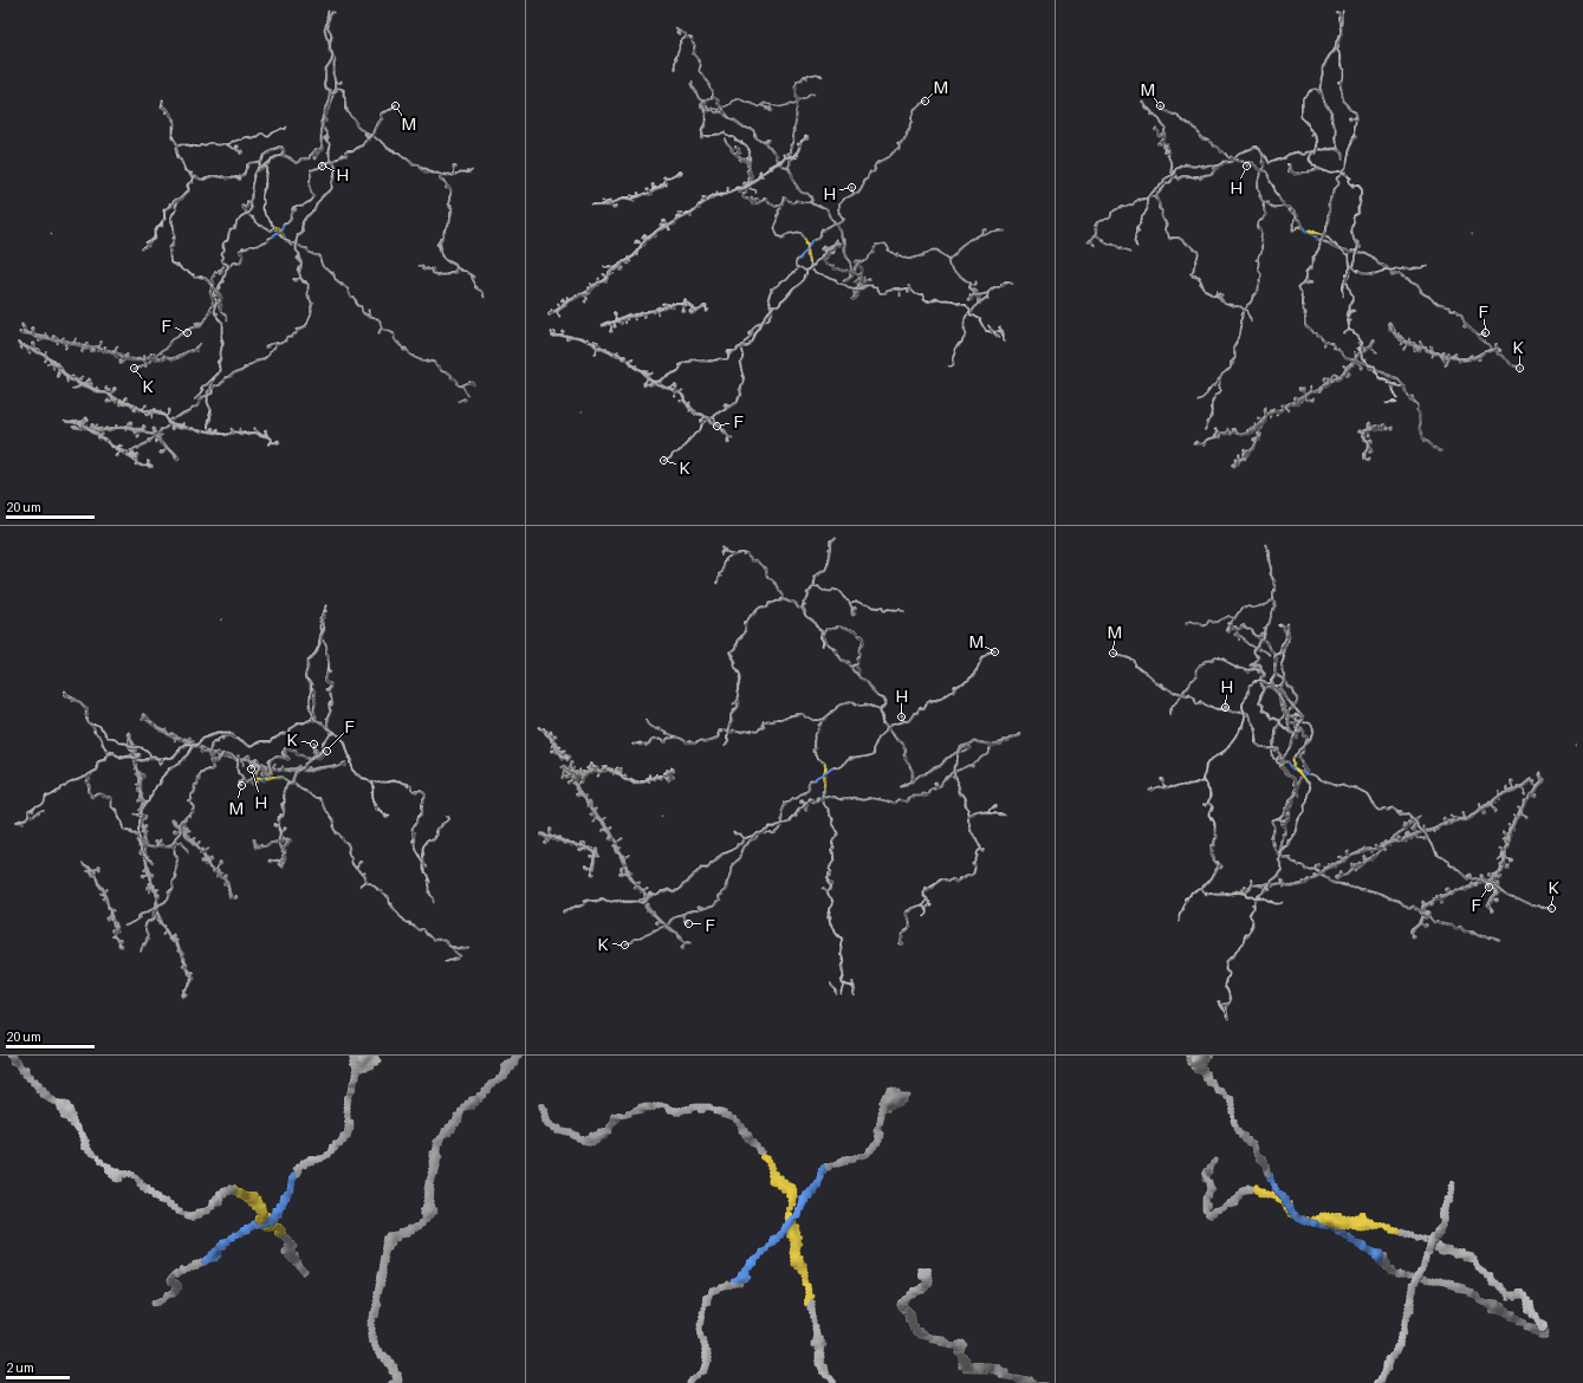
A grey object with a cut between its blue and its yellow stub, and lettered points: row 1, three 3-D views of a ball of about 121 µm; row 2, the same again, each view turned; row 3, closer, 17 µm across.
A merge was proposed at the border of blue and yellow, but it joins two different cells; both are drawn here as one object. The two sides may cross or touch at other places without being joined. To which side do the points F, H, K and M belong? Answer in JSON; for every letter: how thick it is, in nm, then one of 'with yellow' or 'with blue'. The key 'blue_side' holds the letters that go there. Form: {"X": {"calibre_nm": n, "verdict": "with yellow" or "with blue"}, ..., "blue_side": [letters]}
{"F": {"calibre_nm": 440, "verdict": "with blue"}, "H": {"calibre_nm": 260, "verdict": "with blue"}, "K": {"calibre_nm": 240, "verdict": "with blue"}, "M": {"calibre_nm": 240, "verdict": "with blue"}, "blue_side": ["F", "H", "K", "M"]}

